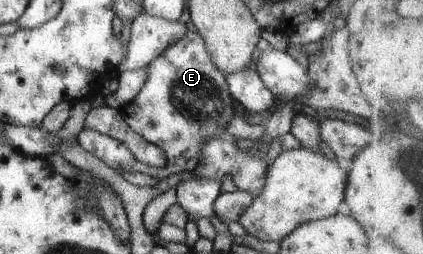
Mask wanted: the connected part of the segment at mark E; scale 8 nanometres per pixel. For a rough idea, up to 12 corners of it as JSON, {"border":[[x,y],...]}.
{"border":[[191,26],[119,110],[164,151],[152,167],[88,128],[81,149],[162,180],[193,171],[232,118],[225,75]]}

